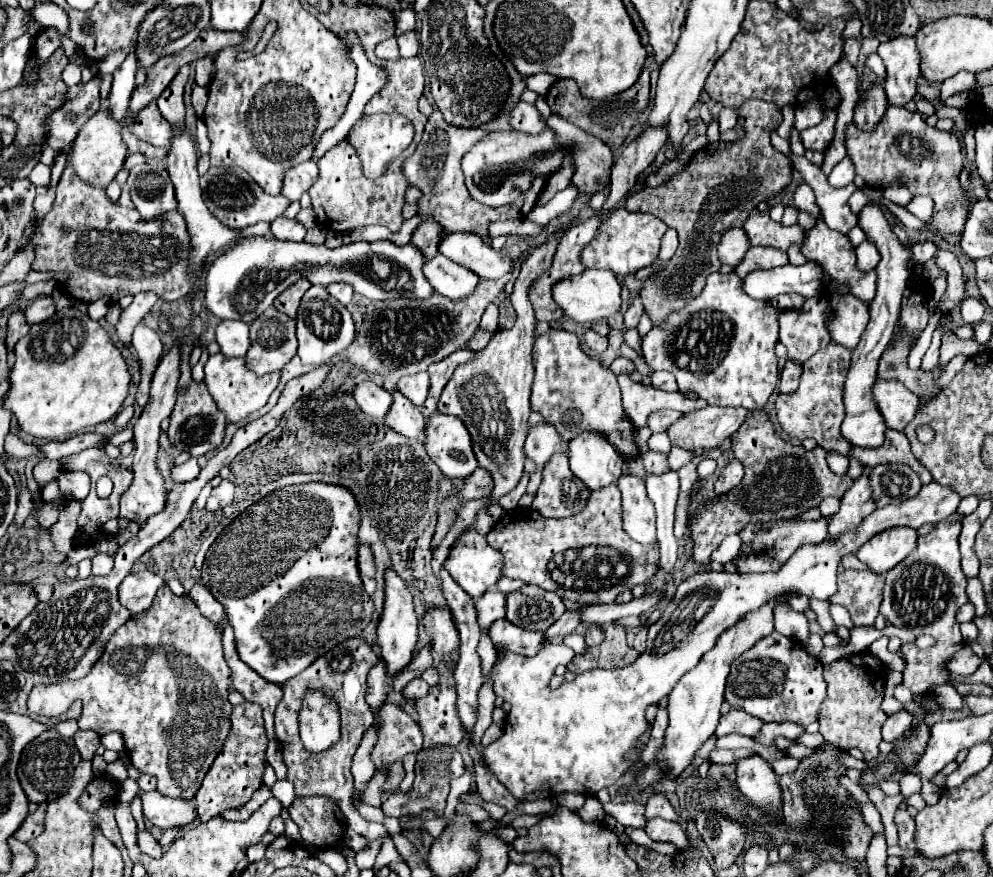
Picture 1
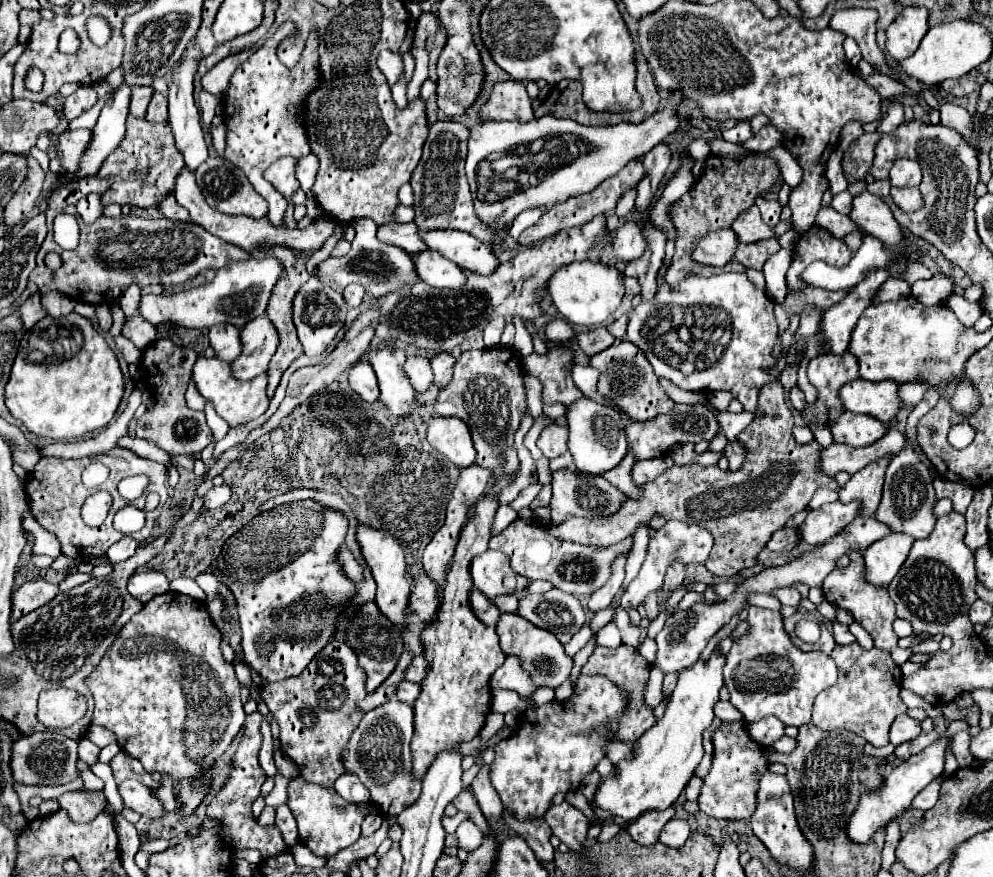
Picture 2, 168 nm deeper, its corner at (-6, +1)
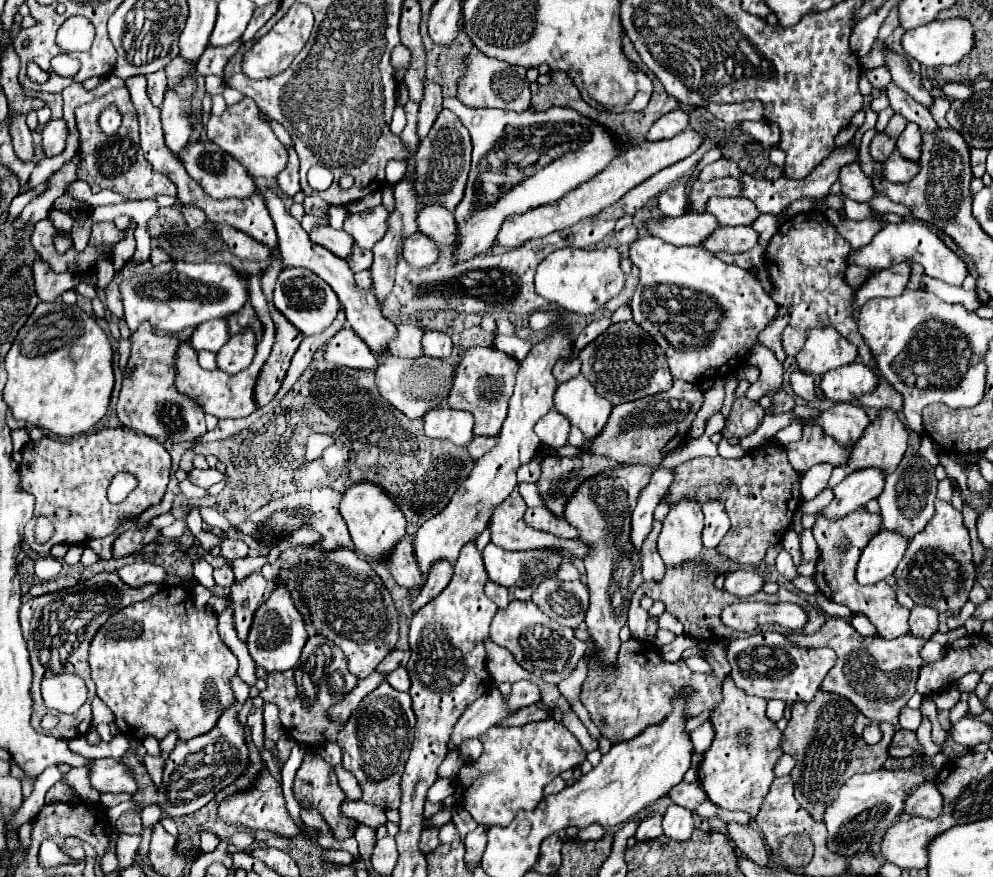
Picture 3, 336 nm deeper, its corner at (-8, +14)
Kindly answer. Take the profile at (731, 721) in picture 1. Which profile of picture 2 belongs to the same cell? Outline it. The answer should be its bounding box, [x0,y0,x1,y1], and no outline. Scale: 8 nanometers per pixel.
[714,700,742,722]

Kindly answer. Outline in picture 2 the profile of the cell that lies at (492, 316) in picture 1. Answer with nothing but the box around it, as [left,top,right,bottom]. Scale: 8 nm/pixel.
[484,318,506,348]

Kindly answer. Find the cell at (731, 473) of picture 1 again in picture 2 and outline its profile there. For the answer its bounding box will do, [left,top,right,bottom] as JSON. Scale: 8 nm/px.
[724,440,746,470]

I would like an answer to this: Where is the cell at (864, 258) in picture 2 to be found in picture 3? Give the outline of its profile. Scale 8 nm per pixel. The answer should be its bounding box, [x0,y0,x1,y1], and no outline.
[848,221,968,285]

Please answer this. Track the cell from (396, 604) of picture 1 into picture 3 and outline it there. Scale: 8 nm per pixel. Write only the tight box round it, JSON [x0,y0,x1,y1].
[340,481,406,565]

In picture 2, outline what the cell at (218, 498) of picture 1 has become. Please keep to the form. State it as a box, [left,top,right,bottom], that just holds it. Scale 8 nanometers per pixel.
[204,484,230,508]

